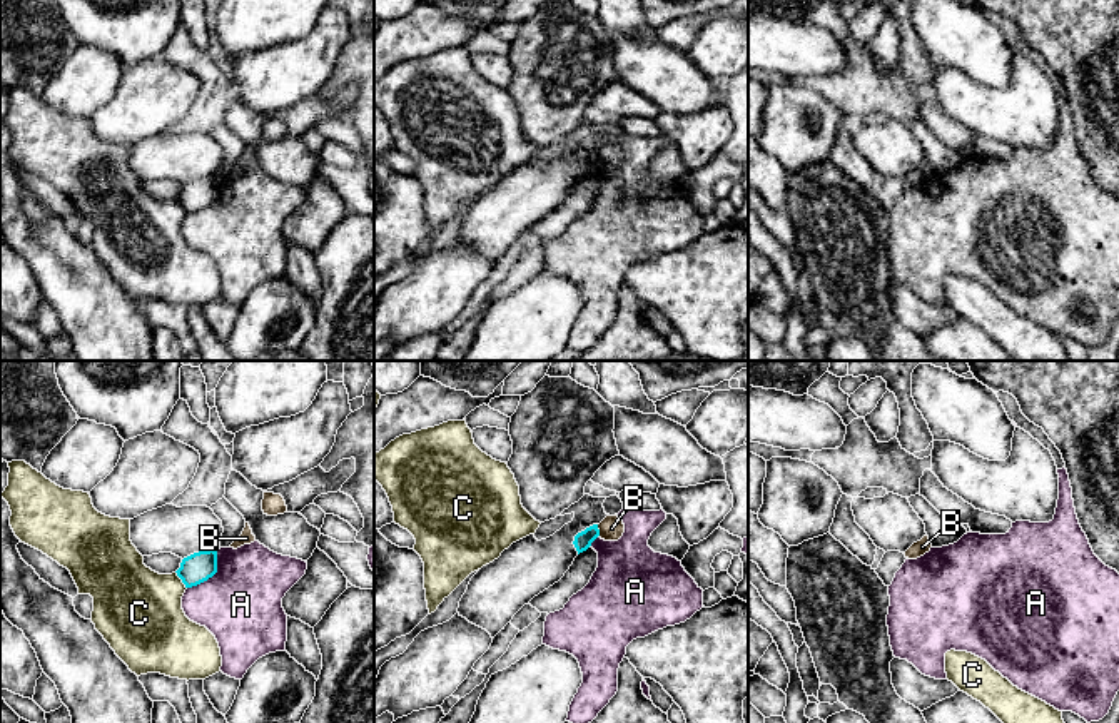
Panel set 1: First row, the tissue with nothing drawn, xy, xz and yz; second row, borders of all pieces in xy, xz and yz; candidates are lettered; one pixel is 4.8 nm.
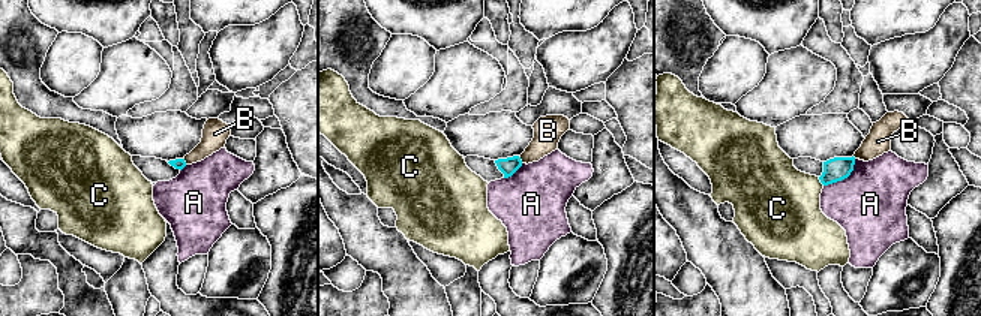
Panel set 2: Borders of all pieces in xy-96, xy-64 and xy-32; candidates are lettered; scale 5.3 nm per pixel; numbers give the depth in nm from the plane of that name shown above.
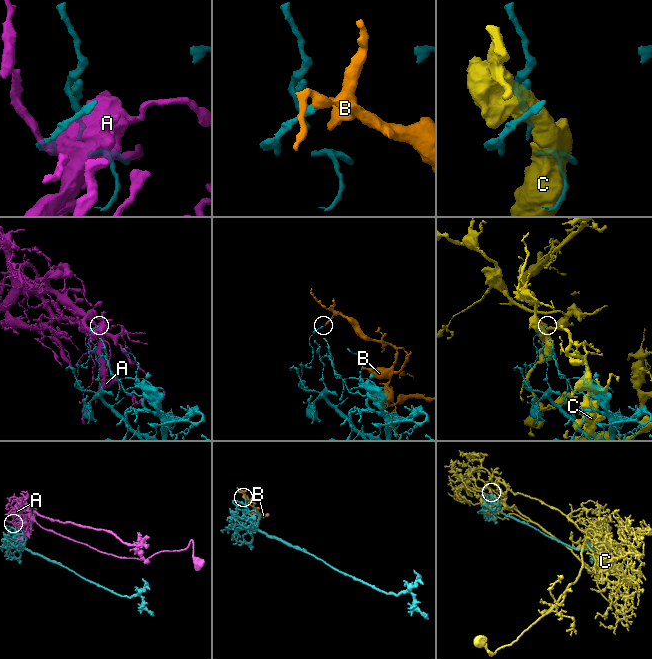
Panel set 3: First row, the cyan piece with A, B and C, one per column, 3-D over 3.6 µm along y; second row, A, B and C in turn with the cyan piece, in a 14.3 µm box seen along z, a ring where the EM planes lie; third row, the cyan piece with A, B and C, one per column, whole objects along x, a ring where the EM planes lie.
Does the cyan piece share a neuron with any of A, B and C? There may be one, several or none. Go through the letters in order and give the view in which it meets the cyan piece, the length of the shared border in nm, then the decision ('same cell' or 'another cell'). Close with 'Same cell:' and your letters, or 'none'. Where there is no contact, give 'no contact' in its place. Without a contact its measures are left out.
A: meets cyan in xy; contact 240 nm long; another cell
B: meets cyan in xz; contact 60 nm long; another cell
C: meets cyan in xy; contact 100 nm long; another cell
Same cell: none

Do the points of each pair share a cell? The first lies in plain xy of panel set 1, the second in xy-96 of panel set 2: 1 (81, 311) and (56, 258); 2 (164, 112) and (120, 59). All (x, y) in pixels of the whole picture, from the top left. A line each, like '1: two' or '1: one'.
1: one
2: one

